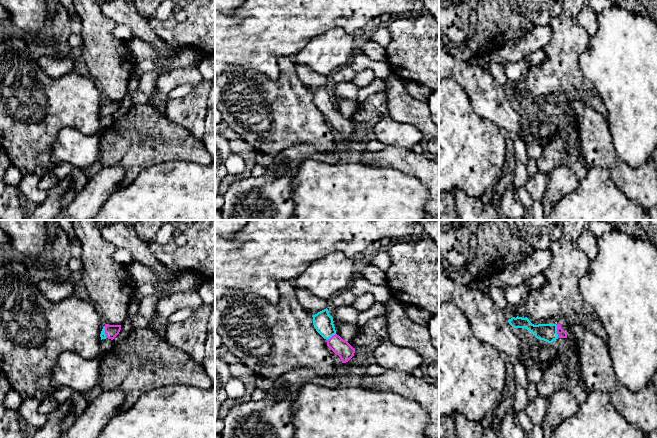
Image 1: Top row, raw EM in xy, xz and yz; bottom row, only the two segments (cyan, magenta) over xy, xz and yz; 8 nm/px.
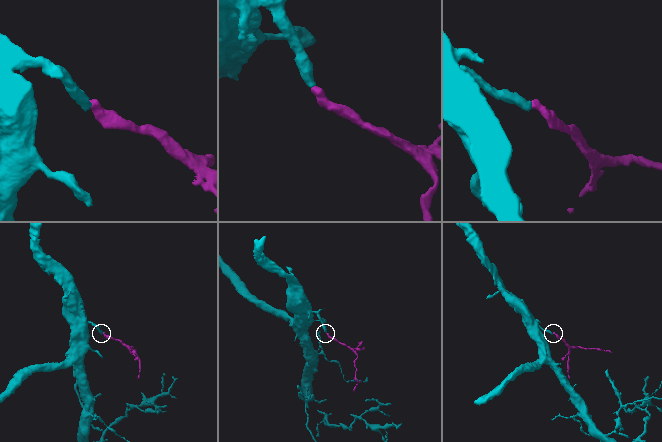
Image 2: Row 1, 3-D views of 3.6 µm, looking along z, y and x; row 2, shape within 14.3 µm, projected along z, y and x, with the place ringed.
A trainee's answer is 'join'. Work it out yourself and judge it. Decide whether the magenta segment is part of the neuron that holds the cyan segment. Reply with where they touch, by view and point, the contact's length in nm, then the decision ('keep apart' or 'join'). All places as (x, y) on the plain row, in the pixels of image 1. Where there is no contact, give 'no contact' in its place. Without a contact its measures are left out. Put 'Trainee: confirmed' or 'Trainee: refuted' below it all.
yz (556, 107) | 110 nm | join
Trainee: confirmed

